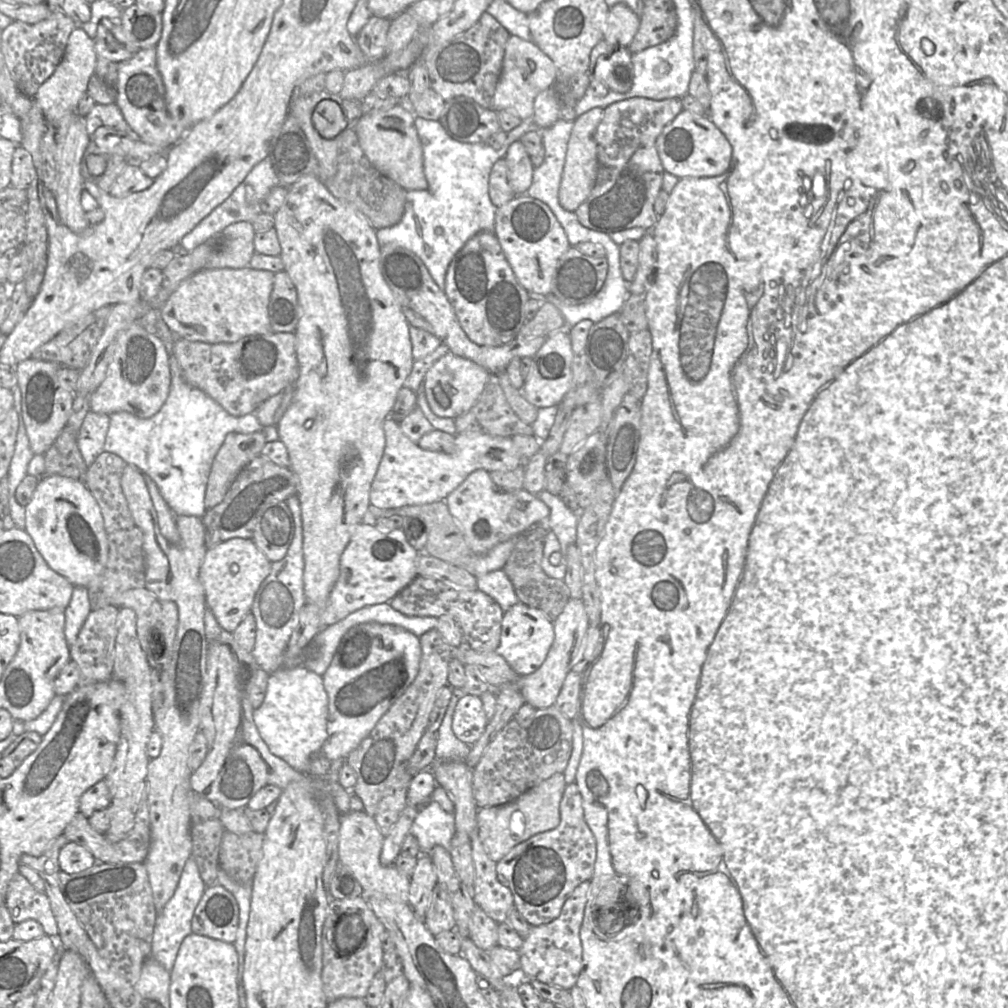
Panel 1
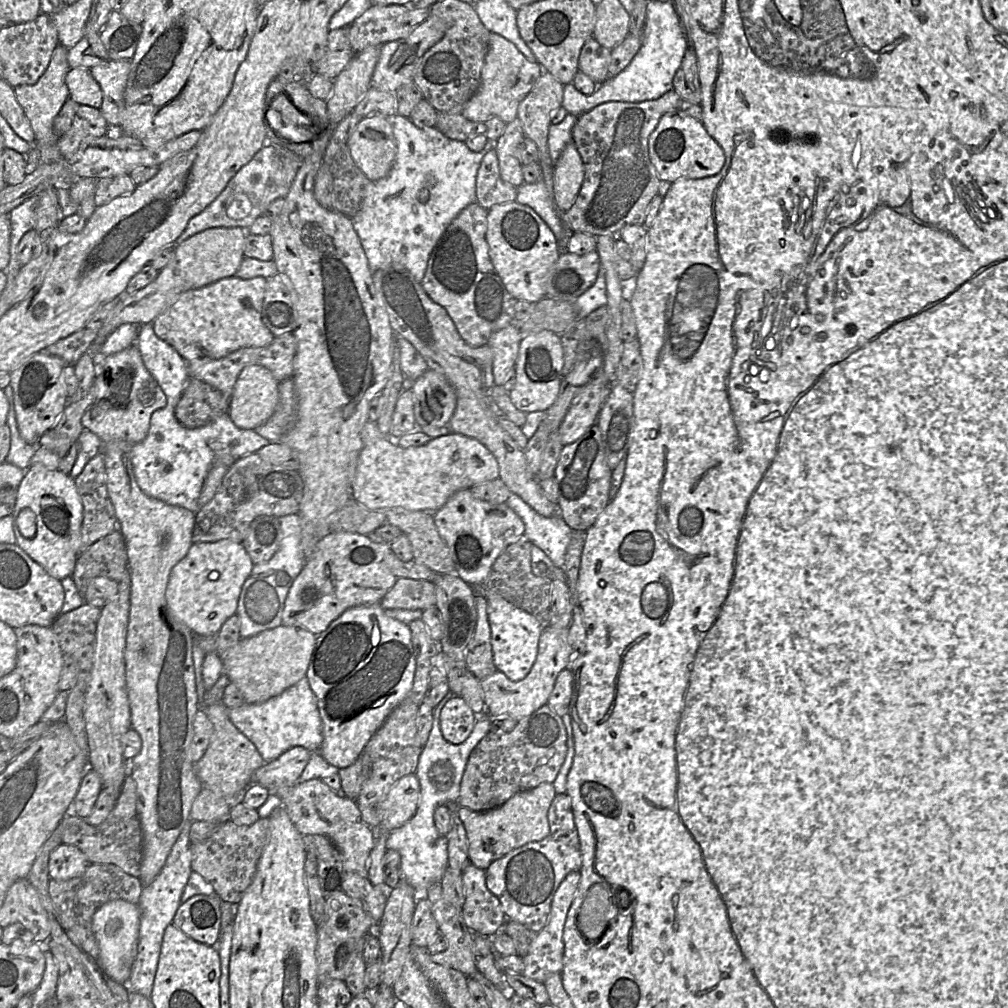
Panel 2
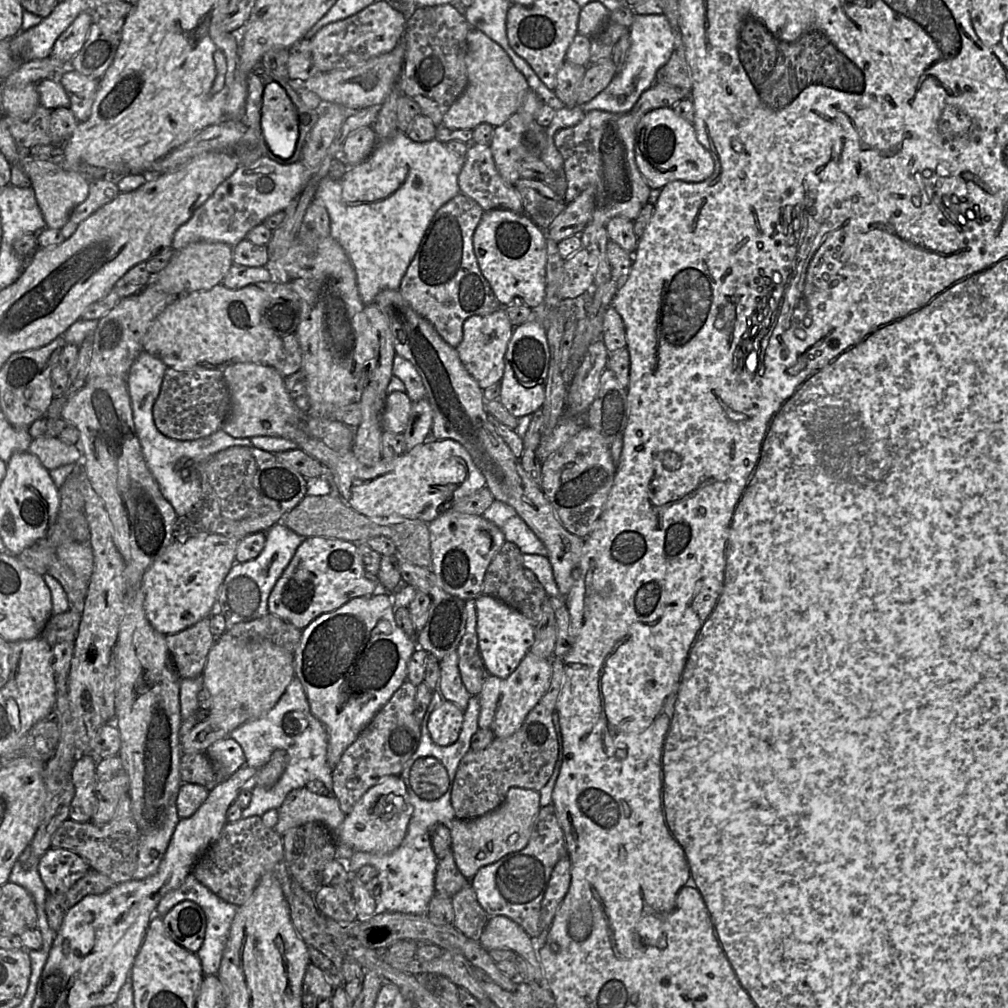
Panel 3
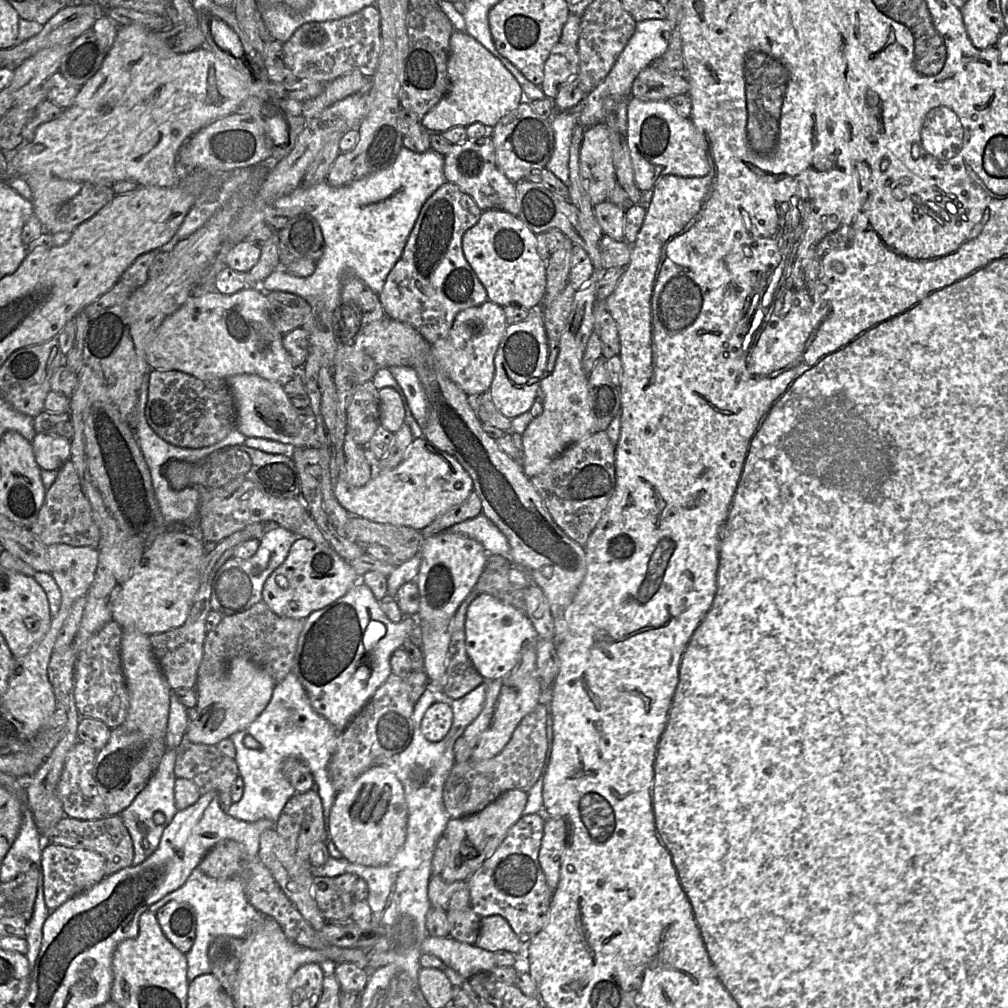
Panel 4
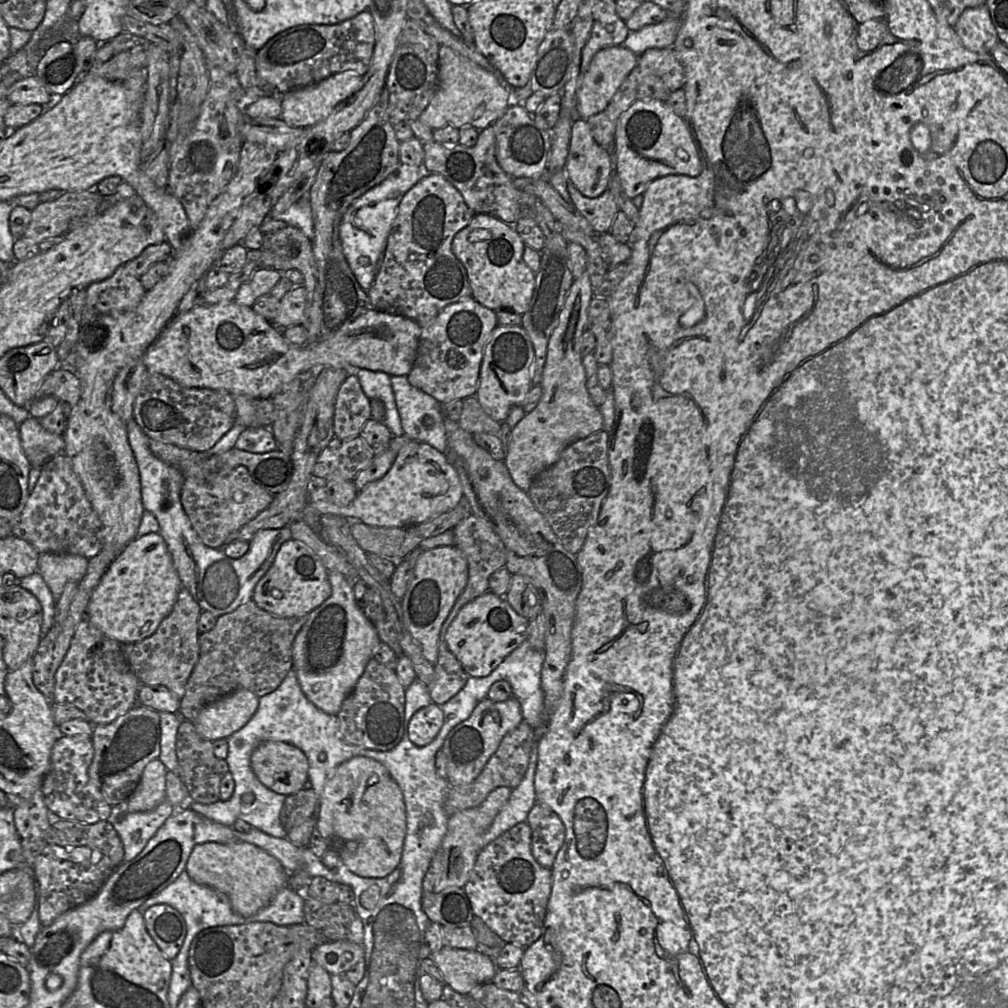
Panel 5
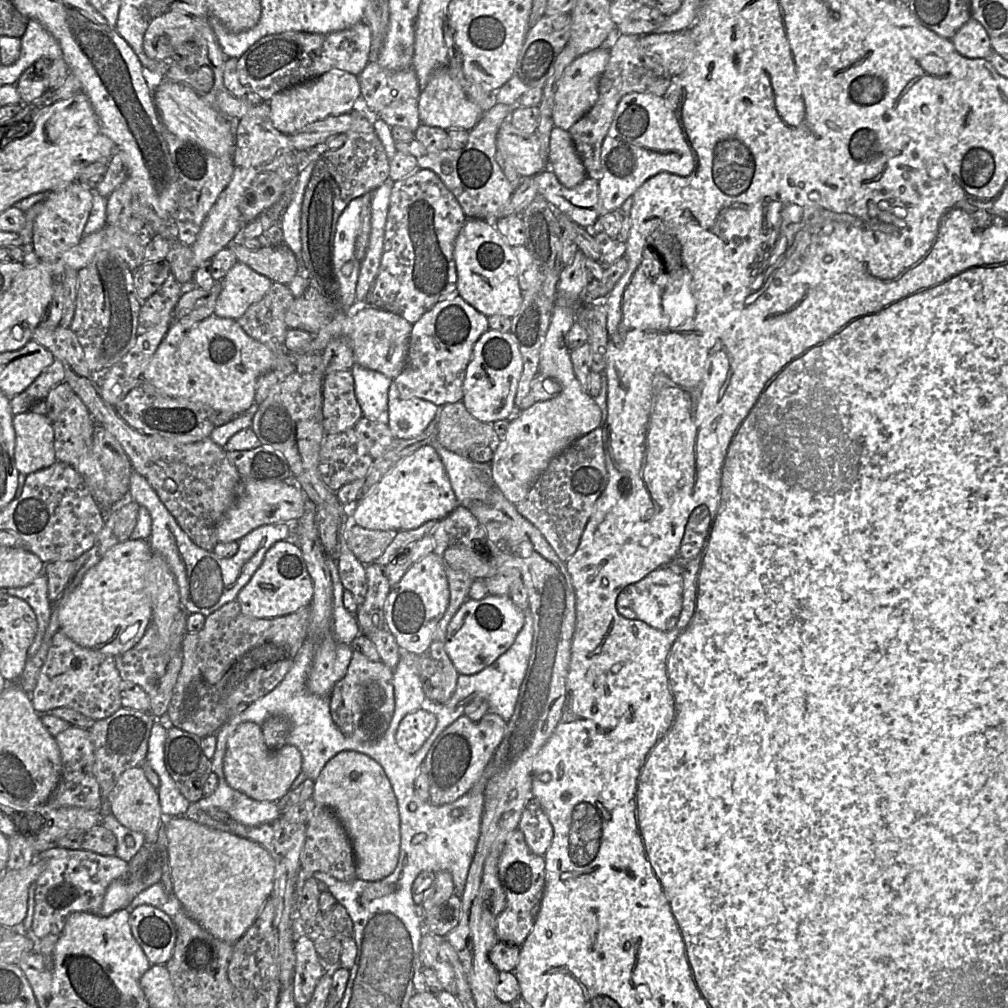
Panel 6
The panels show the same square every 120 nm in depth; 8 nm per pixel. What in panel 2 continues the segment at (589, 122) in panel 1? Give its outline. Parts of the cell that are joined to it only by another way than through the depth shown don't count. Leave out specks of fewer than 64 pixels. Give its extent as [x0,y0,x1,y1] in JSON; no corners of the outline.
[553,141,584,213]

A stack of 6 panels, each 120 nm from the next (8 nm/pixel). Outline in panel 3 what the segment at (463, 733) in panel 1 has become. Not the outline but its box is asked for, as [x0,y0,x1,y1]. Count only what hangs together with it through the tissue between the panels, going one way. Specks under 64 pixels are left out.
[428,701,463,746]

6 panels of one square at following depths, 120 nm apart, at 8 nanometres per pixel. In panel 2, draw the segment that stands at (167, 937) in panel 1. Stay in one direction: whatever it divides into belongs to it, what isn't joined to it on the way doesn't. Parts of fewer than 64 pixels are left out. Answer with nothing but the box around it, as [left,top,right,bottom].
[127,823,193,997]

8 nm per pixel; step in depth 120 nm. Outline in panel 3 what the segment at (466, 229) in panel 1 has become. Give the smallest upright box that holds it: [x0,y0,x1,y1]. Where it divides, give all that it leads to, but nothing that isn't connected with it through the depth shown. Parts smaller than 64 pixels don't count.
[314,131,464,303]

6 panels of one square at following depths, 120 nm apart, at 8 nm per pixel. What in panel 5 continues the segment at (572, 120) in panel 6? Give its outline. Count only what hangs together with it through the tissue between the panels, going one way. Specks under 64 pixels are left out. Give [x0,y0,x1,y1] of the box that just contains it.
[576,45,638,120]

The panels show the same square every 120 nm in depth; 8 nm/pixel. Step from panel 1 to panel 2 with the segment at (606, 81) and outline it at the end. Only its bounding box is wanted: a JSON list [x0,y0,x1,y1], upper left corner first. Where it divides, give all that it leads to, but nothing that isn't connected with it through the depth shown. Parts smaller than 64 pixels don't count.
[579,38,611,85]

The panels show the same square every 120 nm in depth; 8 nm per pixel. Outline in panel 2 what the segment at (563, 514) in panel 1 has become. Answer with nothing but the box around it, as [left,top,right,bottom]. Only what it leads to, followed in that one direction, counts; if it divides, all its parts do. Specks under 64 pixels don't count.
[505,494,574,565]

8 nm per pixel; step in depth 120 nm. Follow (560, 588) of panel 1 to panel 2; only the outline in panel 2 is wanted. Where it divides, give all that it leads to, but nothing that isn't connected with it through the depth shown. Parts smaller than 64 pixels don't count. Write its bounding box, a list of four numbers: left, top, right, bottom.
[484,536,553,628]

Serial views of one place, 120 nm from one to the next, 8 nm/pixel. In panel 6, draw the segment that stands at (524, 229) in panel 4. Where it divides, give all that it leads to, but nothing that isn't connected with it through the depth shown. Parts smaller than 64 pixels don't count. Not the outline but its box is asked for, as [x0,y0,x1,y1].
[454,218,523,318]

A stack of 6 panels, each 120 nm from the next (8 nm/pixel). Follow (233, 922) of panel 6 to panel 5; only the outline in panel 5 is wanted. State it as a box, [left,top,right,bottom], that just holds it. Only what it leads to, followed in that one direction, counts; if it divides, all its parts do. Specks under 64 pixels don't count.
[185,841,287,917]

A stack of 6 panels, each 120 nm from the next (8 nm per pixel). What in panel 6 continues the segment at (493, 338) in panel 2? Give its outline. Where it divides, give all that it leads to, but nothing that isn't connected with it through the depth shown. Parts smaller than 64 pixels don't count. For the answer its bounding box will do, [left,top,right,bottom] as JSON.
[393,294,488,406]

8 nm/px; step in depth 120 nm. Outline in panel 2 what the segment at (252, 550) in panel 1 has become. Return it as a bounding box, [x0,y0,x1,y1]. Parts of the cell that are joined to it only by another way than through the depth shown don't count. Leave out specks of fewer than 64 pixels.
[165,539,254,636]

